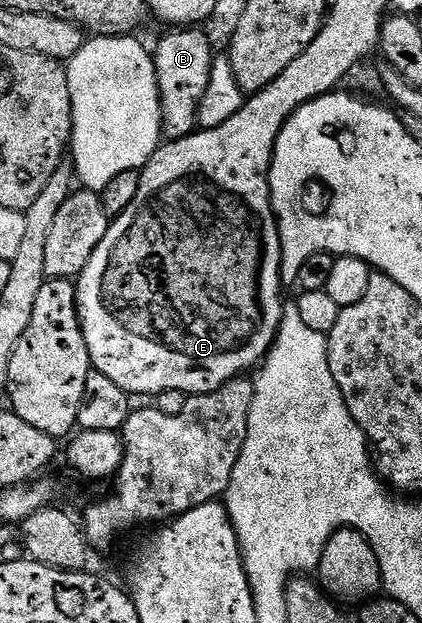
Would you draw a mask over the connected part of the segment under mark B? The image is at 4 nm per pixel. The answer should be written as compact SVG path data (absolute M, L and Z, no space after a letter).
M182 28L168 33L154 48L152 57L161 94L163 135L174 141L197 129L200 106L209 86L216 52L203 29Z

